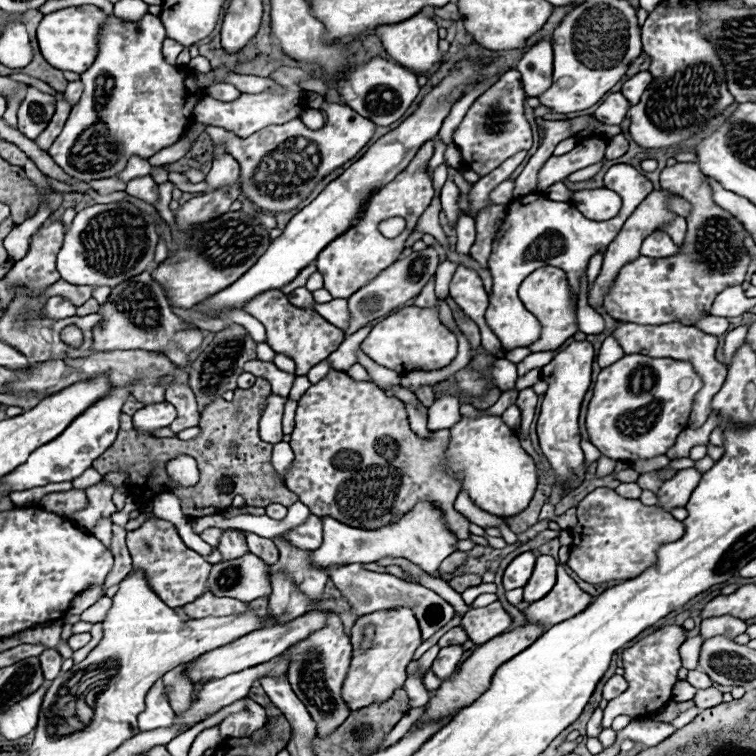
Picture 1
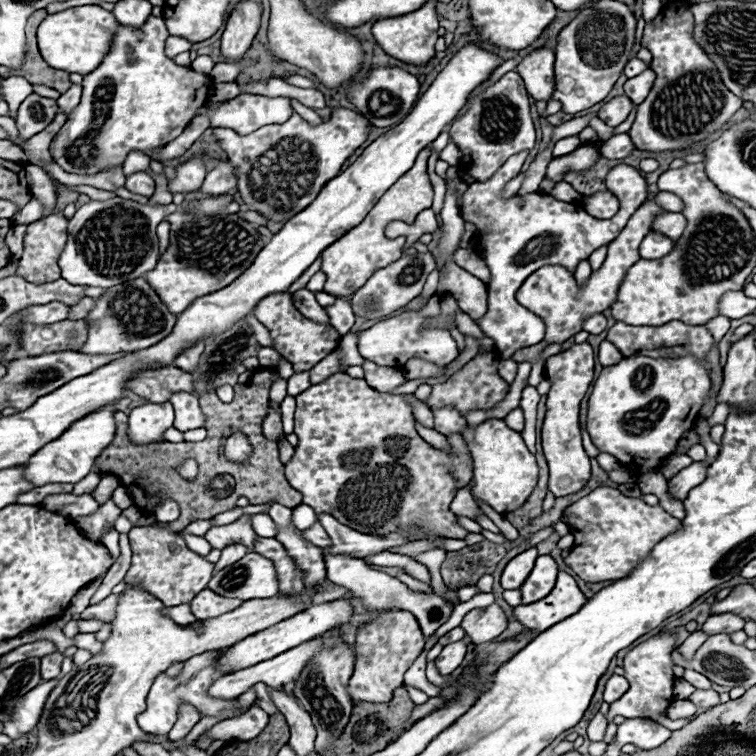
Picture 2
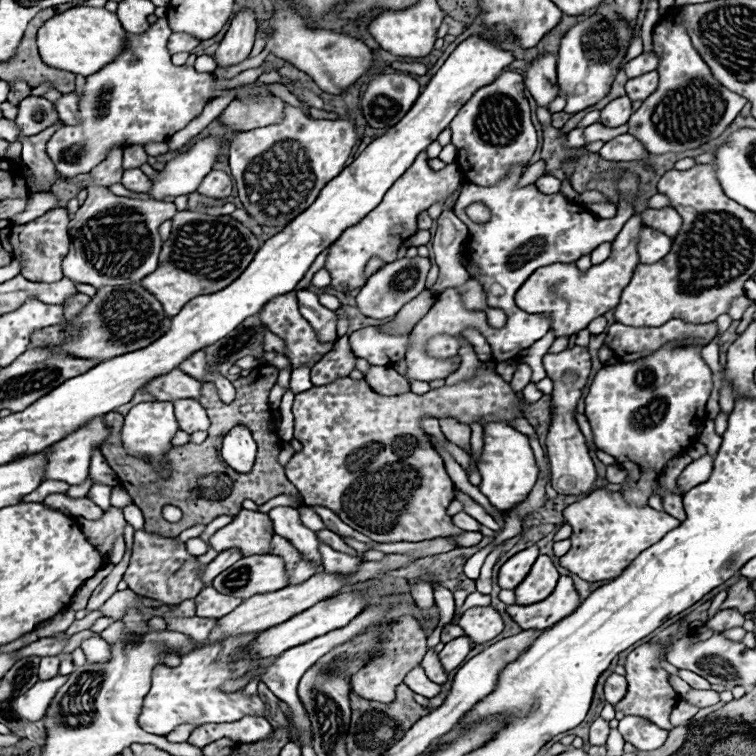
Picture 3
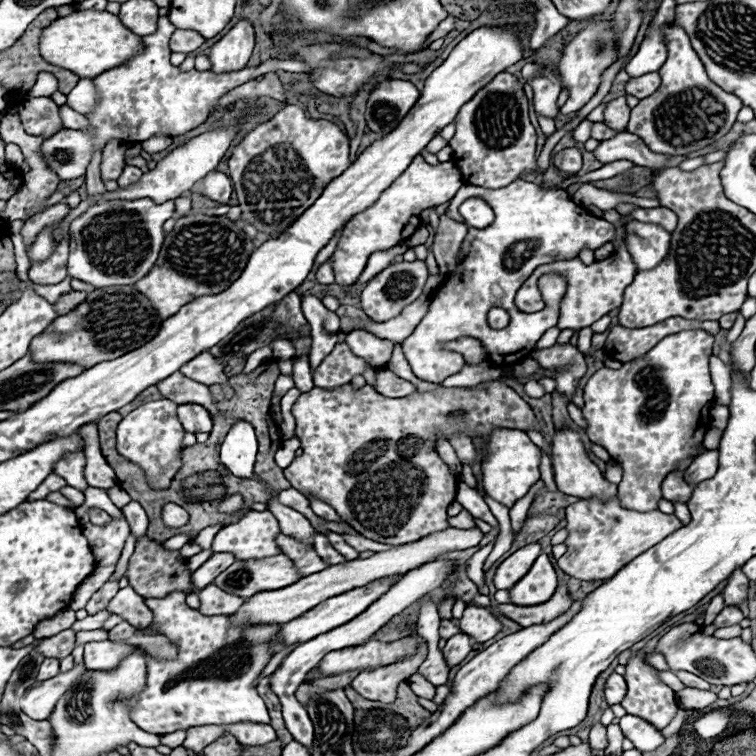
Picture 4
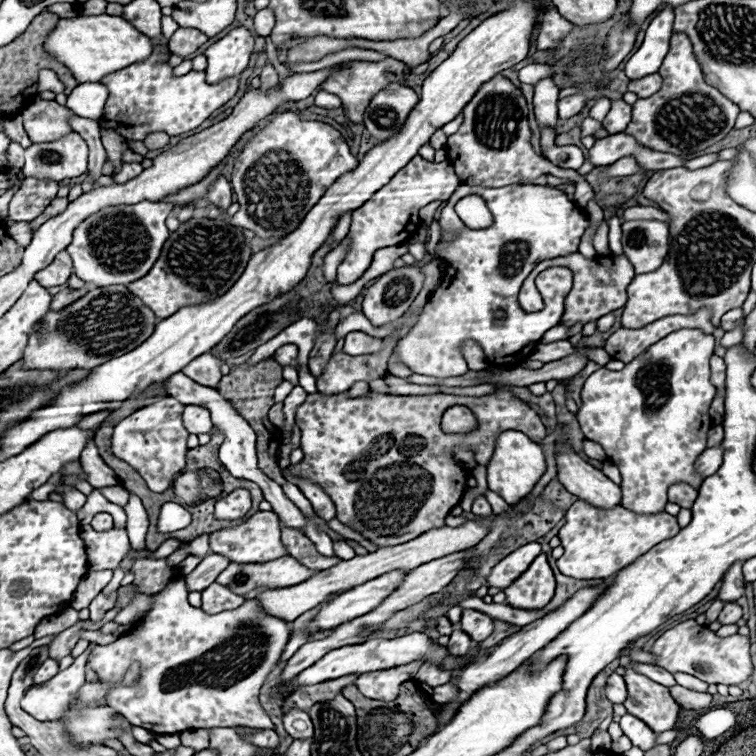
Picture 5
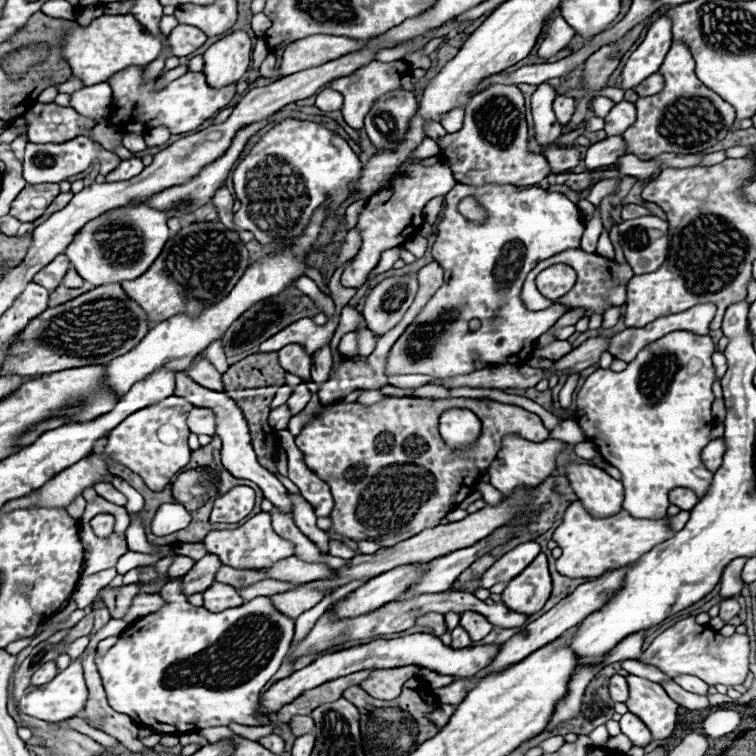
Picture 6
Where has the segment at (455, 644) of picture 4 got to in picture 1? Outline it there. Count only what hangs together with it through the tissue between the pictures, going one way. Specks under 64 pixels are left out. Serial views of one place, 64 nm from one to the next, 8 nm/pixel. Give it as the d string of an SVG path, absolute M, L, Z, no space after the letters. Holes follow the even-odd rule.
M460 644L442 648L440 654L438 654L438 658L436 658L434 664L432 664L434 674L436 674L438 678L442 678L442 680L446 680L448 676L452 676L454 670L456 670L456 666L458 666L460 660L462 660L462 652L464 652L464 648L462 648Z

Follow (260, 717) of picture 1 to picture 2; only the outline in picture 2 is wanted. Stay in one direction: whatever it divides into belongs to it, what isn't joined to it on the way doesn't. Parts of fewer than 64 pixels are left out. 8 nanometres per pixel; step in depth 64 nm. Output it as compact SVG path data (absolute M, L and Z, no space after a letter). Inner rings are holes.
M258 706L246 710L238 718L228 718L212 728L204 730L202 736L210 736L212 740L252 740L264 732L268 724L268 714Z

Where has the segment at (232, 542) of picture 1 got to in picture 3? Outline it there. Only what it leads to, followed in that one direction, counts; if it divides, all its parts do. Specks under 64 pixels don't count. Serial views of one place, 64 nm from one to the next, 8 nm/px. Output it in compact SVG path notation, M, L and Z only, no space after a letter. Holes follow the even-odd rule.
M226 550L226 552L220 552L206 568L204 568L204 572L202 572L202 582L204 584L210 584L212 580L214 580L214 576L218 576L220 572L224 572L226 568L230 568L238 558L242 558L242 554L238 552L238 550Z

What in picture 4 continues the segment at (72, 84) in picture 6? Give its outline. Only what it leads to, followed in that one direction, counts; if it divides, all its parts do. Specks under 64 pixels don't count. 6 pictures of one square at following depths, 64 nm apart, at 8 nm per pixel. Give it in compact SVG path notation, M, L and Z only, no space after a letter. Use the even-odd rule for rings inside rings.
M40 72L38 82L34 84L30 96L50 96L54 92L58 92L58 80L54 80L50 72Z

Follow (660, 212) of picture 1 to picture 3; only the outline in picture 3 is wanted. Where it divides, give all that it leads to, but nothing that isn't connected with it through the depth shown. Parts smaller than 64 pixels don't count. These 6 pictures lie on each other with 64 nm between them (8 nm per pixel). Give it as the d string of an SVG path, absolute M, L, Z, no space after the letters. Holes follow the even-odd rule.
M638 214L632 216L618 234L618 238L612 242L612 254L608 256L608 260L590 266L590 270L586 272L580 272L576 262L572 264L556 262L538 268L516 292L516 306L530 314L550 314L552 330L556 332L556 336L572 336L588 328L588 324L594 318L604 316L608 310L620 304L620 294L626 288L626 284L630 284L632 272L638 264L636 240L638 240L638 228L642 226L644 226L642 218Z

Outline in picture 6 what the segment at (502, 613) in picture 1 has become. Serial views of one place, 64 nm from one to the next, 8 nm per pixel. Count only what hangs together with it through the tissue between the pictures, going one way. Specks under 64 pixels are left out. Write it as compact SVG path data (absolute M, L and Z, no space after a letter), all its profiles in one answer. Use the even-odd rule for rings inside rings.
M462 612L460 616L460 626L466 628L466 632L470 634L470 638L476 642L476 640L482 640L486 634L490 634L492 630L492 624L478 612Z

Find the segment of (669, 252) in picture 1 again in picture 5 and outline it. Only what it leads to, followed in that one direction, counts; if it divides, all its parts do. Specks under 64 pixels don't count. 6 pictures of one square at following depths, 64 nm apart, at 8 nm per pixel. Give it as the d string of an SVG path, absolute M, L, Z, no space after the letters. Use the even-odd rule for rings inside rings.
M628 220L622 224L622 246L636 274L654 272L668 254L668 224L660 220Z

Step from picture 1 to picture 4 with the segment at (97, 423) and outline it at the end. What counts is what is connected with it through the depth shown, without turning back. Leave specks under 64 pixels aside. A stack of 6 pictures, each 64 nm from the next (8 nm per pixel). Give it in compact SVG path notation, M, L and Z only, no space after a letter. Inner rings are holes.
M74 452L74 456L64 456L58 462L58 468L54 468L54 474L62 476L70 486L78 490L86 490L88 484L84 480L84 452Z

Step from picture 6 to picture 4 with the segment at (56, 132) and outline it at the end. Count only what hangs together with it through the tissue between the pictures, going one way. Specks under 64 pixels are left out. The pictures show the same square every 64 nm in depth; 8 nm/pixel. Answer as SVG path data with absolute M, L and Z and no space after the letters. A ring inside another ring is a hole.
M46 96L22 100L18 114L26 134L30 136L42 136L46 140L64 128L60 120L60 106Z

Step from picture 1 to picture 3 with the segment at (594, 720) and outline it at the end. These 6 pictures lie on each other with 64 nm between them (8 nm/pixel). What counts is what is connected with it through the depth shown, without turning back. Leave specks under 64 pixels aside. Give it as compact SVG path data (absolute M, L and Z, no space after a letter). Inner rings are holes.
M598 718L592 726L590 726L590 744L592 746L604 746L606 738L608 738L608 722L604 722L602 718Z

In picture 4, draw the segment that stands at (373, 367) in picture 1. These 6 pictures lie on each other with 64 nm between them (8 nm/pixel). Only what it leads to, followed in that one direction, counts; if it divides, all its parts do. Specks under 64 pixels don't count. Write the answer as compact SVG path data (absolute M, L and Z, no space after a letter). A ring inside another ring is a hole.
M382 368L382 372L376 372L376 390L390 398L402 398L402 396L418 392L412 382L398 378L396 374L392 374L386 368Z

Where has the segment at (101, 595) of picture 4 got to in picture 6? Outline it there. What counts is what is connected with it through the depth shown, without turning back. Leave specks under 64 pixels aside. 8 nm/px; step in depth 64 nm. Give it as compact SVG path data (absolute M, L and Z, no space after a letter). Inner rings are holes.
M106 606L100 608L100 610L96 610L96 612L94 612L94 628L92 628L92 634L90 634L90 636L94 636L100 628L104 628L104 626L108 624L108 620L110 620L110 616L108 616Z

